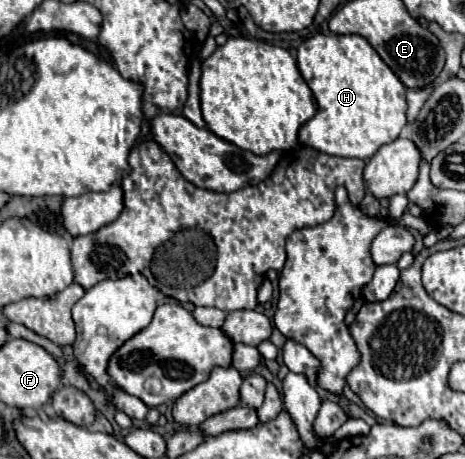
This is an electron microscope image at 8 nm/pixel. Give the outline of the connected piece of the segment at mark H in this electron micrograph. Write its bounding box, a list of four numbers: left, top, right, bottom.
[298,34,408,158]

